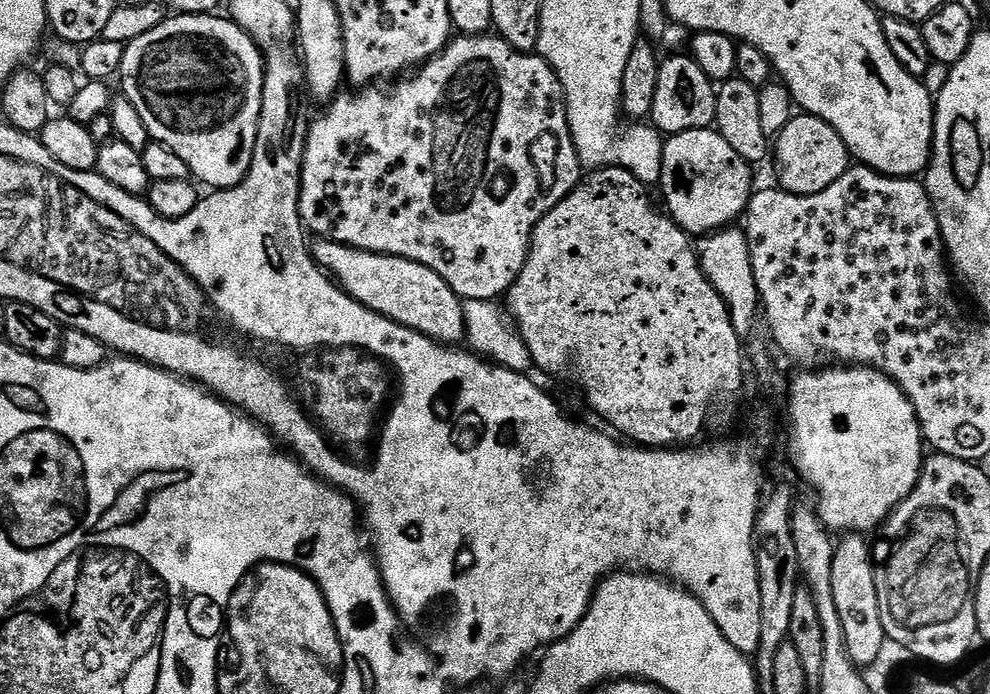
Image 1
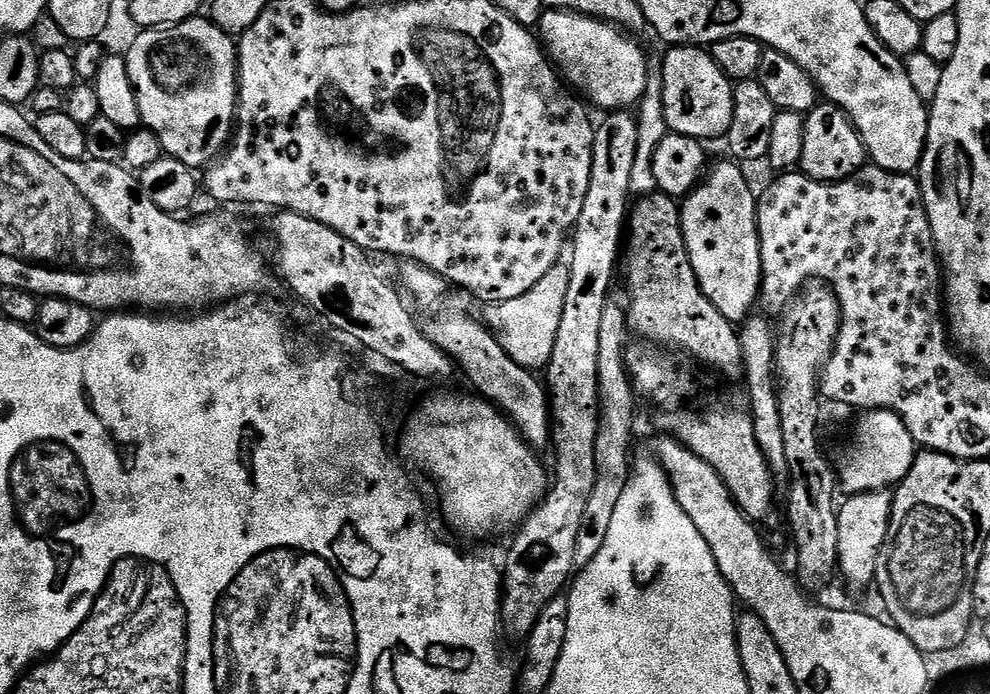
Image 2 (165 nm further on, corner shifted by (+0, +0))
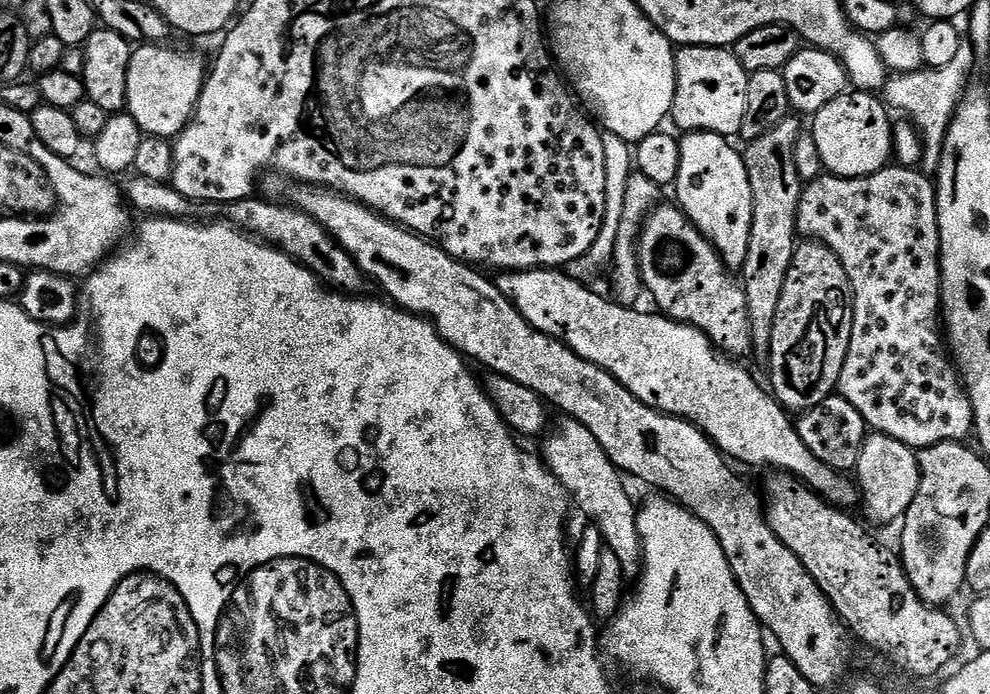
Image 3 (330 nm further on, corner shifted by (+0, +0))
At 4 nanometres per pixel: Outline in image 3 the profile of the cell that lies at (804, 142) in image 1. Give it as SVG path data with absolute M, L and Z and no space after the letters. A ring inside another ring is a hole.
M849 90L834 98L834 102L826 102L826 106L811 117L810 127L823 171L842 178L862 178L889 167L894 156L894 120L888 117L888 112L889 105L879 95L859 90Z

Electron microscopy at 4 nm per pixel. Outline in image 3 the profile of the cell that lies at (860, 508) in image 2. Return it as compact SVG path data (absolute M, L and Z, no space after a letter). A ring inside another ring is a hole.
M869 435L854 469L854 480L869 518L880 524L892 524L895 520L897 523L908 511L910 502L914 502L914 494L918 494L920 457L913 449L898 442L898 438Z

